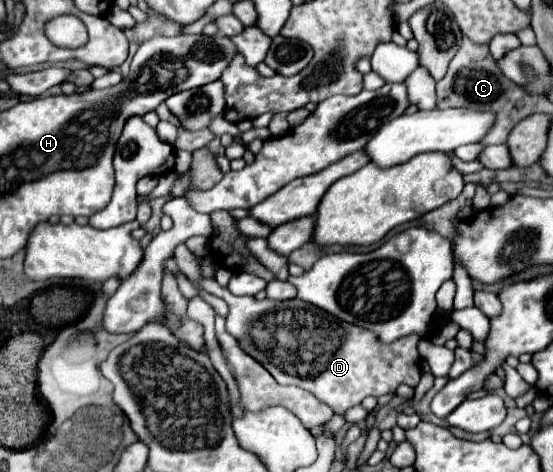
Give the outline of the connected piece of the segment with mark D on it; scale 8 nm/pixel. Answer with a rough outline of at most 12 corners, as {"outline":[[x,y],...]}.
{"outline":[[237,297],[227,331],[277,383],[345,413],[419,383],[419,335],[297,297]]}

